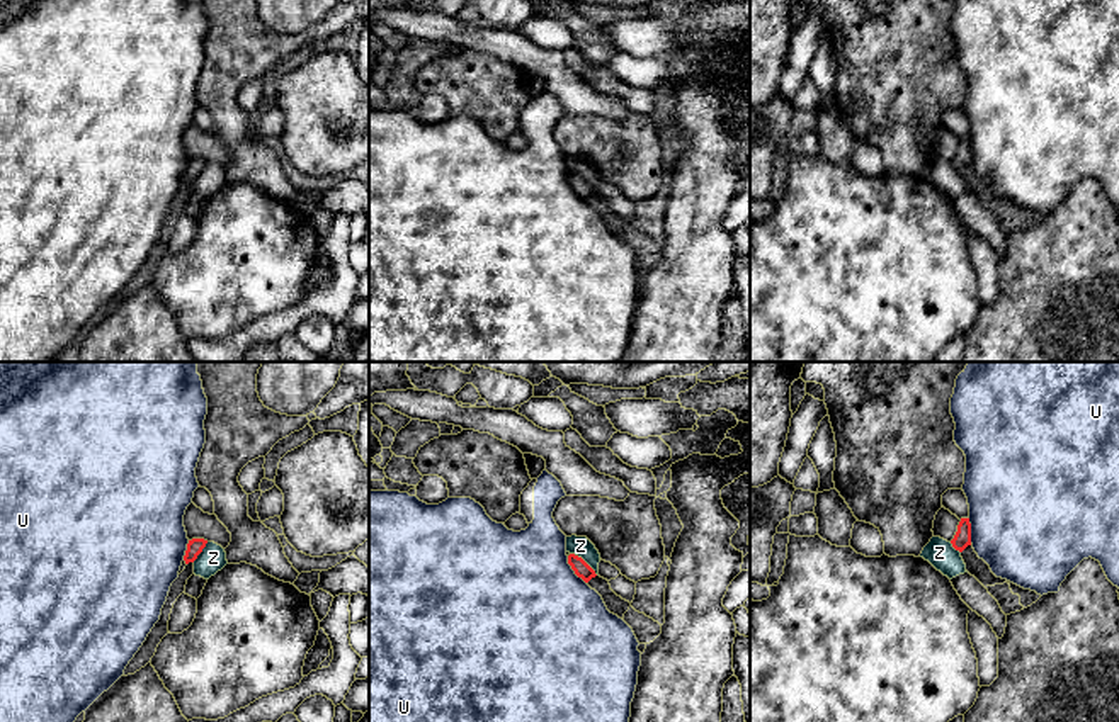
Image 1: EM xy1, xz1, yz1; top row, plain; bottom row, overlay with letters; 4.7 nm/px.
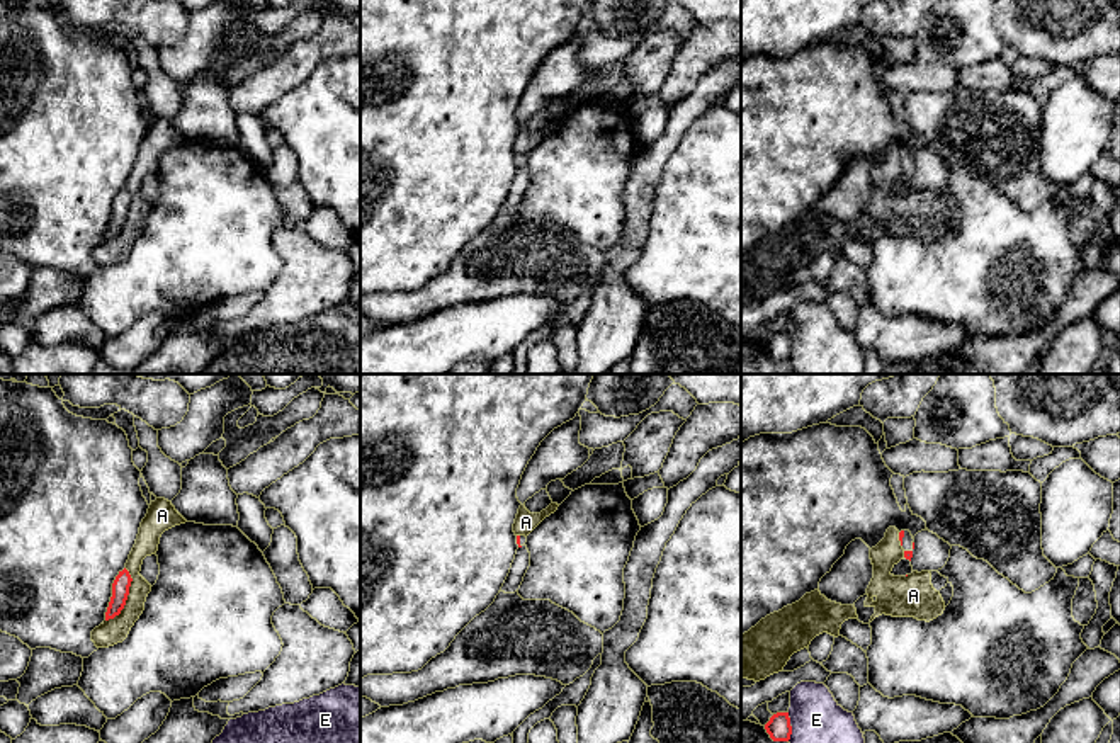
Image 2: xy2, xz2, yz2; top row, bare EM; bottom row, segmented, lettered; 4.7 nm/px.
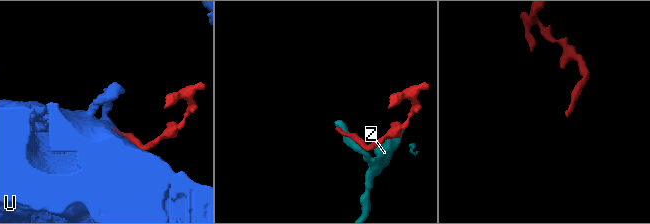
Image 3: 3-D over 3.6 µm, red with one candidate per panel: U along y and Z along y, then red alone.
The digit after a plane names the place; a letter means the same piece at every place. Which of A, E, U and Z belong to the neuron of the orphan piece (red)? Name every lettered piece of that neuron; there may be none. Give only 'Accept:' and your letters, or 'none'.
Accept: none

